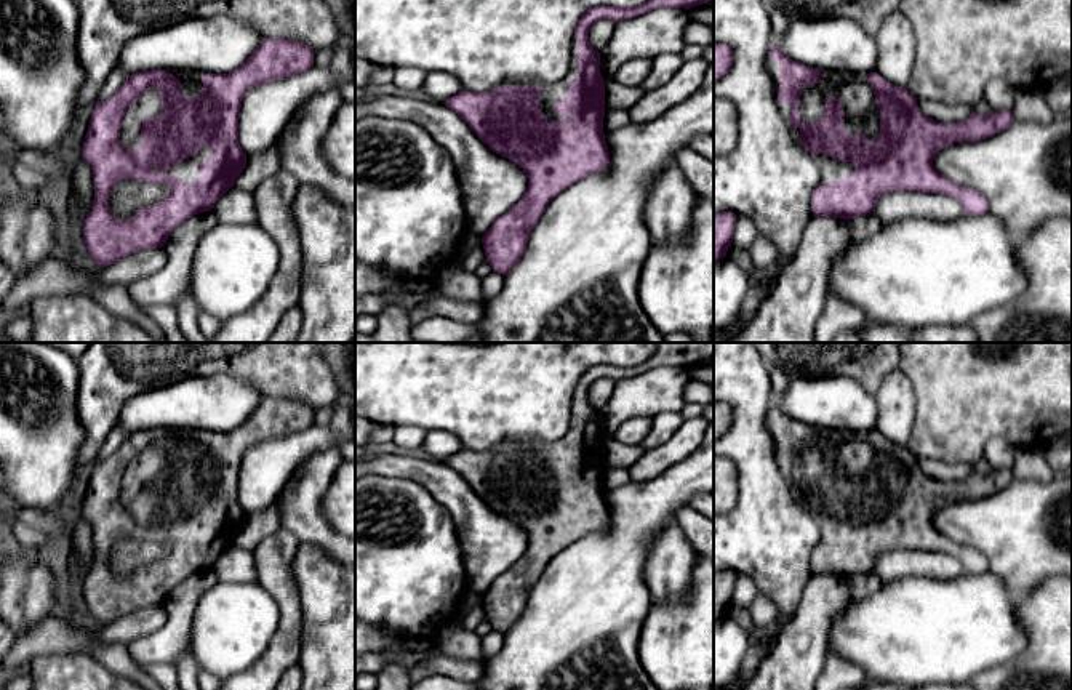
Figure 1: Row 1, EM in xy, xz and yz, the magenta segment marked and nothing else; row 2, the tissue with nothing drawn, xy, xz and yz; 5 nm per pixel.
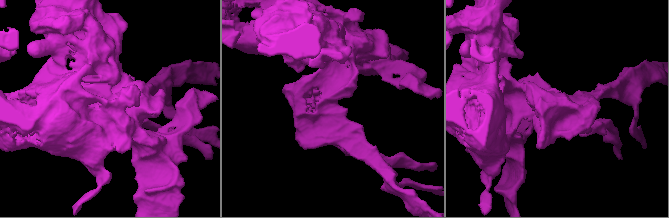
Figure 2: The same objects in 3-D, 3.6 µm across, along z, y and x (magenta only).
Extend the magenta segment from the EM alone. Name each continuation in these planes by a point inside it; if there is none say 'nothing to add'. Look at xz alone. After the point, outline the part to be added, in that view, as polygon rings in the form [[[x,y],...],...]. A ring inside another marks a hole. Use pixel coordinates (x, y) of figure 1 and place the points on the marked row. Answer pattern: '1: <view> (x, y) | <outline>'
1: xz (549, 95) | [[[573,38],[571,43],[571,62],[568,74],[557,83],[546,86],[541,90],[538,99],[541,102],[542,114],[547,117],[549,123],[554,123],[555,120],[565,120],[565,115],[560,115],[555,112],[555,102],[566,96],[571,80],[579,77],[581,72],[578,70],[578,43]]]

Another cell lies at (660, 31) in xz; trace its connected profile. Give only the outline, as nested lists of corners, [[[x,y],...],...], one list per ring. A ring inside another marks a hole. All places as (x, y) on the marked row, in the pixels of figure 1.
[[[654,8],[632,19],[618,21],[608,45],[600,51],[603,80],[611,80],[627,61],[653,61],[664,53],[682,53],[683,30],[690,21],[690,10],[685,8]]]

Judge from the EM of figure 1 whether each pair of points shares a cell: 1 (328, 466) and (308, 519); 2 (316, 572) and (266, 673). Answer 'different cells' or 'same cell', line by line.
1: same cell
2: different cells

